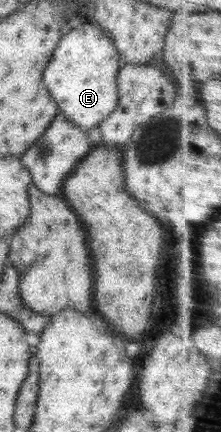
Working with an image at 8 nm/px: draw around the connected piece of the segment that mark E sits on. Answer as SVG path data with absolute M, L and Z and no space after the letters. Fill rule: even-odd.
M84 20L82 24L65 30L58 47L52 51L42 82L58 104L60 114L84 130L98 126L118 105L118 71L120 54L106 31Z

